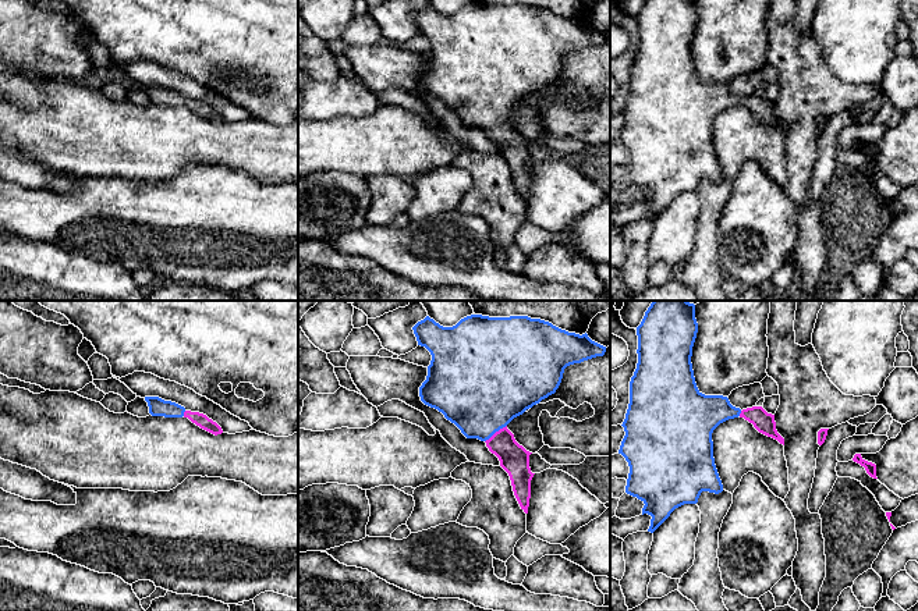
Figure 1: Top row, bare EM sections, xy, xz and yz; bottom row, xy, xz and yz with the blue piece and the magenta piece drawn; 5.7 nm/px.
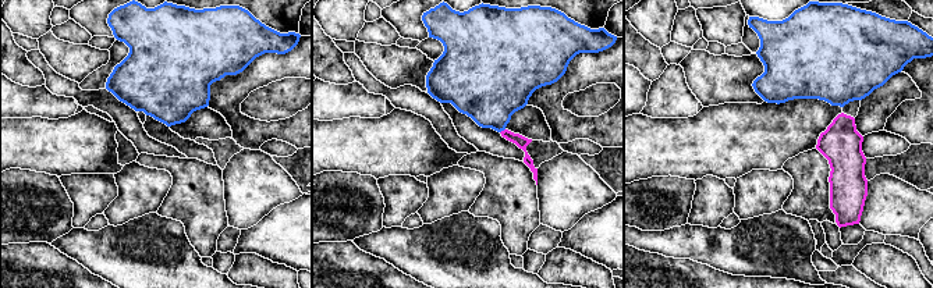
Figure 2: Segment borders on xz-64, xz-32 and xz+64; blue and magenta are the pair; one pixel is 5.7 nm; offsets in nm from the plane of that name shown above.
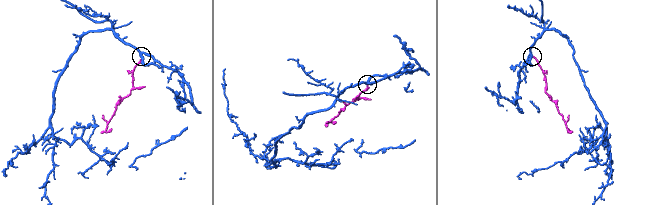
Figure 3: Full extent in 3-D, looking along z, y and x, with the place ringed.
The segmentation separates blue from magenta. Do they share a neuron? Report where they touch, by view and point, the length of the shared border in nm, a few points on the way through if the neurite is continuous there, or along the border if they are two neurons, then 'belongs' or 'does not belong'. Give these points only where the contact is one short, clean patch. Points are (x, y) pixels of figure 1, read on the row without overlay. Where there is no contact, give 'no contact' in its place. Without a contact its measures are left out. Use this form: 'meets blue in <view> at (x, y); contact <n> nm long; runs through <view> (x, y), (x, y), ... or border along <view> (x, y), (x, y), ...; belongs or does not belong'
meets blue in xz at (495, 120); contact 160 nm long; runs through xz (481, 80), (484, 103), (495, 120), (514, 146); belongs

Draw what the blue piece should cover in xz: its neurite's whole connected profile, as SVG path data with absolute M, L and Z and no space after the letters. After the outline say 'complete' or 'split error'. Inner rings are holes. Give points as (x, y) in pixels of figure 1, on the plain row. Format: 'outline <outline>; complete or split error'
outline M471 3L453 15L443 15L426 4L412 18L418 33L425 35L432 43L426 68L419 75L421 89L442 100L467 127L486 131L508 161L521 198L528 202L531 168L535 163L529 156L532 141L515 129L507 113L554 82L567 54L603 45L606 35L592 29L586 21L568 21L549 10L528 4Z; split error

